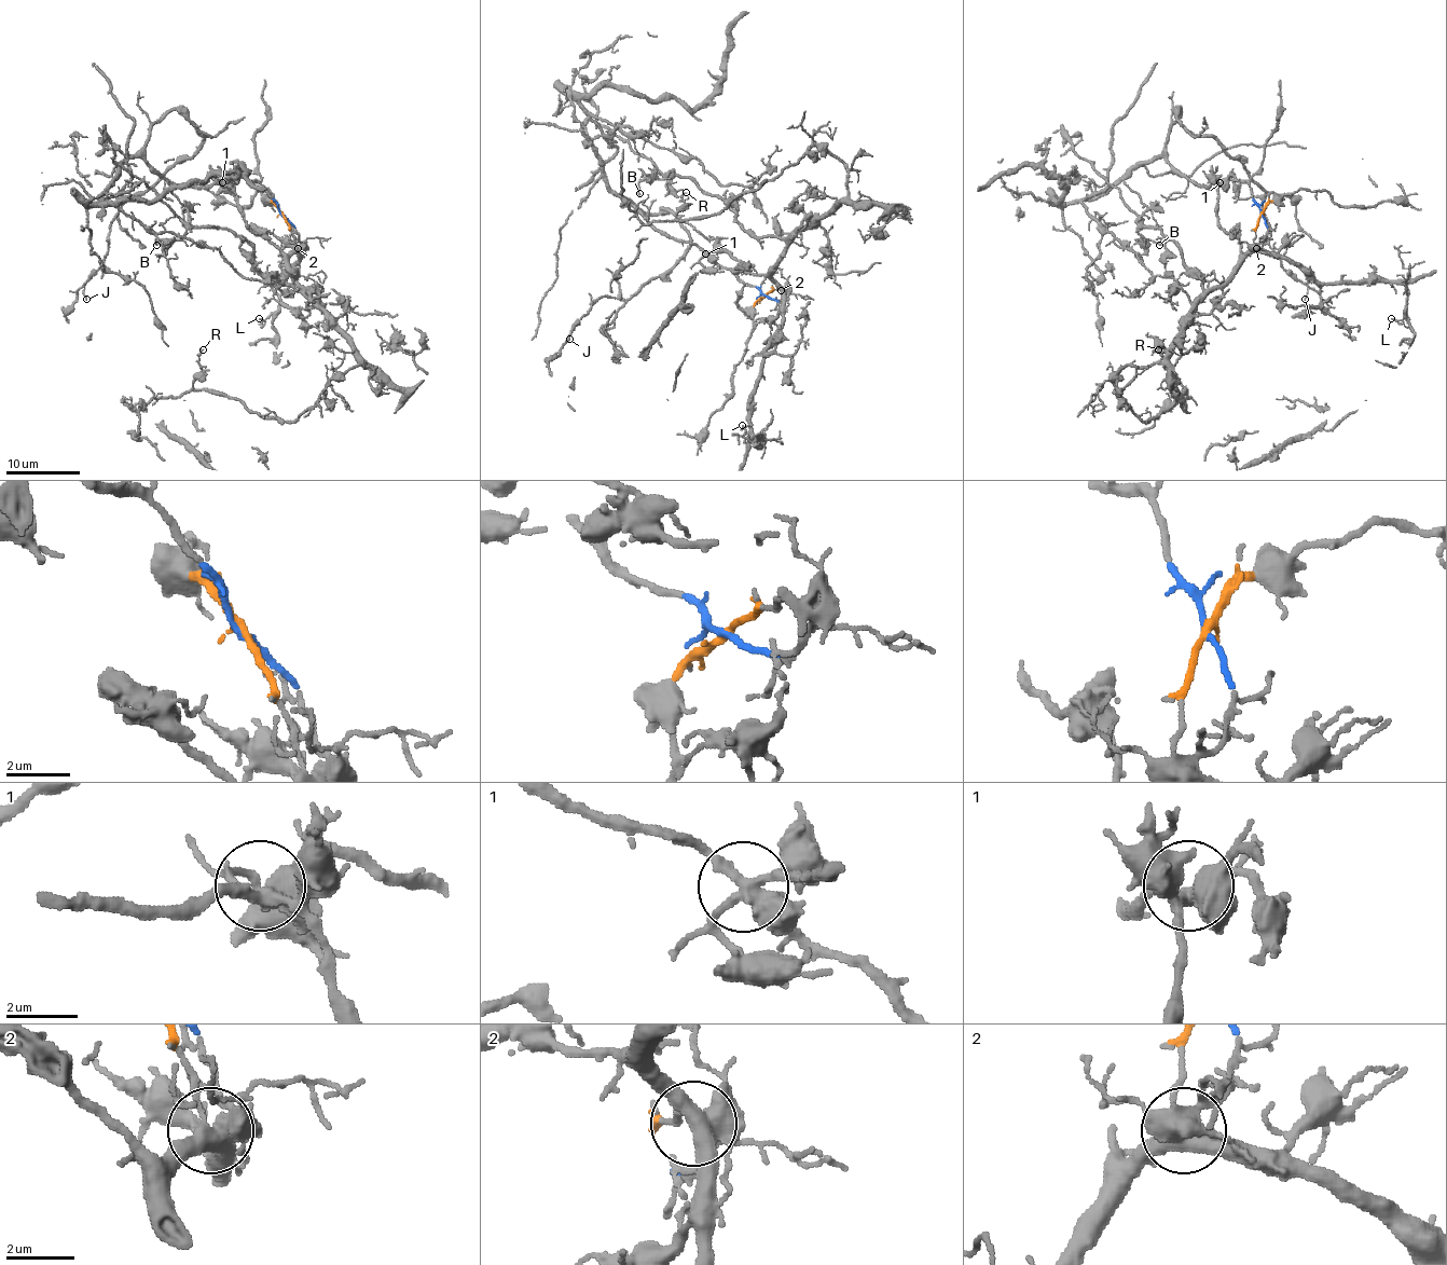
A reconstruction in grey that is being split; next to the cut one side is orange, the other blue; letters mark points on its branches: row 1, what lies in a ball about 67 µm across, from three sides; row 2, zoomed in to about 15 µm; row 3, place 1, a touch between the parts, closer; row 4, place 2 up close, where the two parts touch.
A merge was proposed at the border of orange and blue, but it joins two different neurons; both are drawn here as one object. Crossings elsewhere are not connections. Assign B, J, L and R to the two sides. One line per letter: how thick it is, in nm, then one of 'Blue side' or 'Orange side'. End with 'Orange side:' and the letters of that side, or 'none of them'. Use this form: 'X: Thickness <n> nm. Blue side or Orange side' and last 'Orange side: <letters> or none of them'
B: Thickness 130 nm. Orange side
J: Thickness 110 nm. Blue side
L: Thickness 100 nm. Orange side
R: Thickness 150 nm. Orange side
Orange side: B, L, R

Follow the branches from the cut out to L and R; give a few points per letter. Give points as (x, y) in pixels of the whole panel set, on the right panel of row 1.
L: (1261, 214), (1253, 239), (1256, 249), (1289, 257), (1322, 283), (1400, 283), (1407, 308), (1402, 319), (1391, 318)
R: (1261, 214), (1253, 249), (1197, 305), (1161, 362), (1127, 365), (1112, 381), (1143, 420), (1186, 390), (1158, 349)

